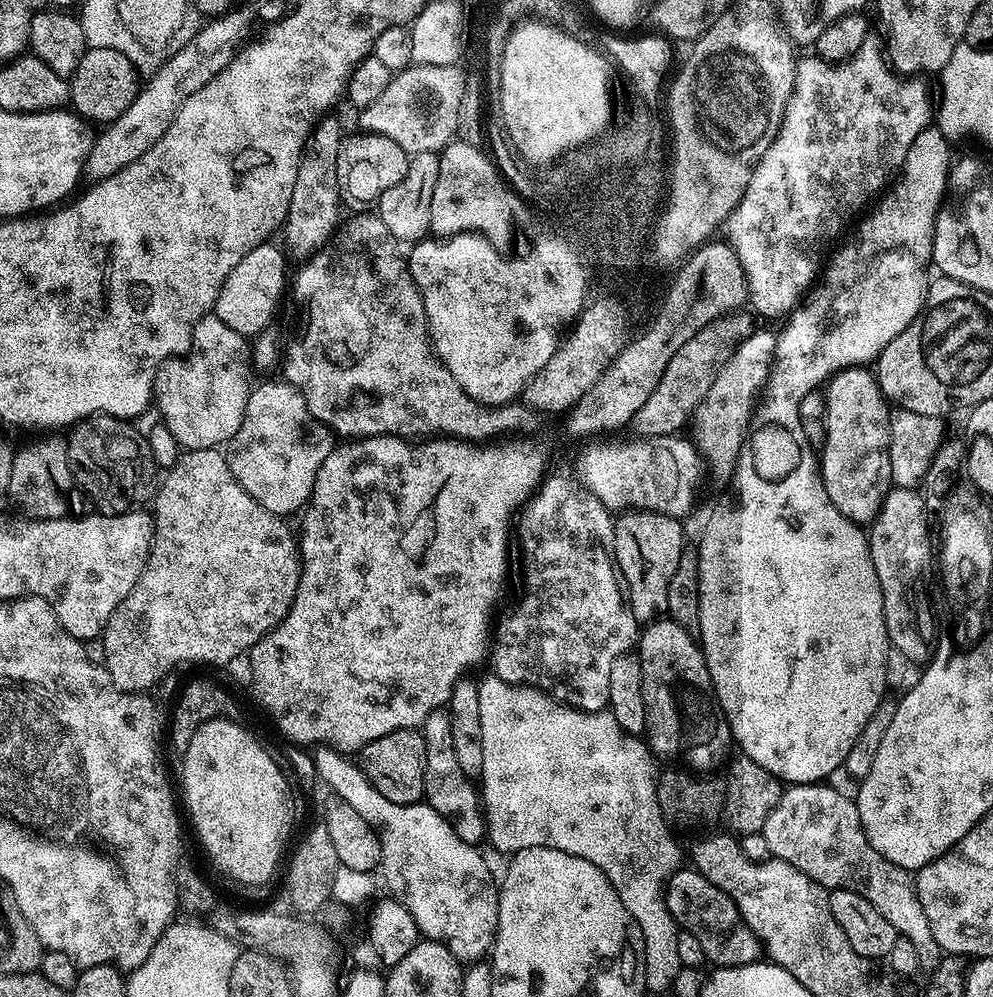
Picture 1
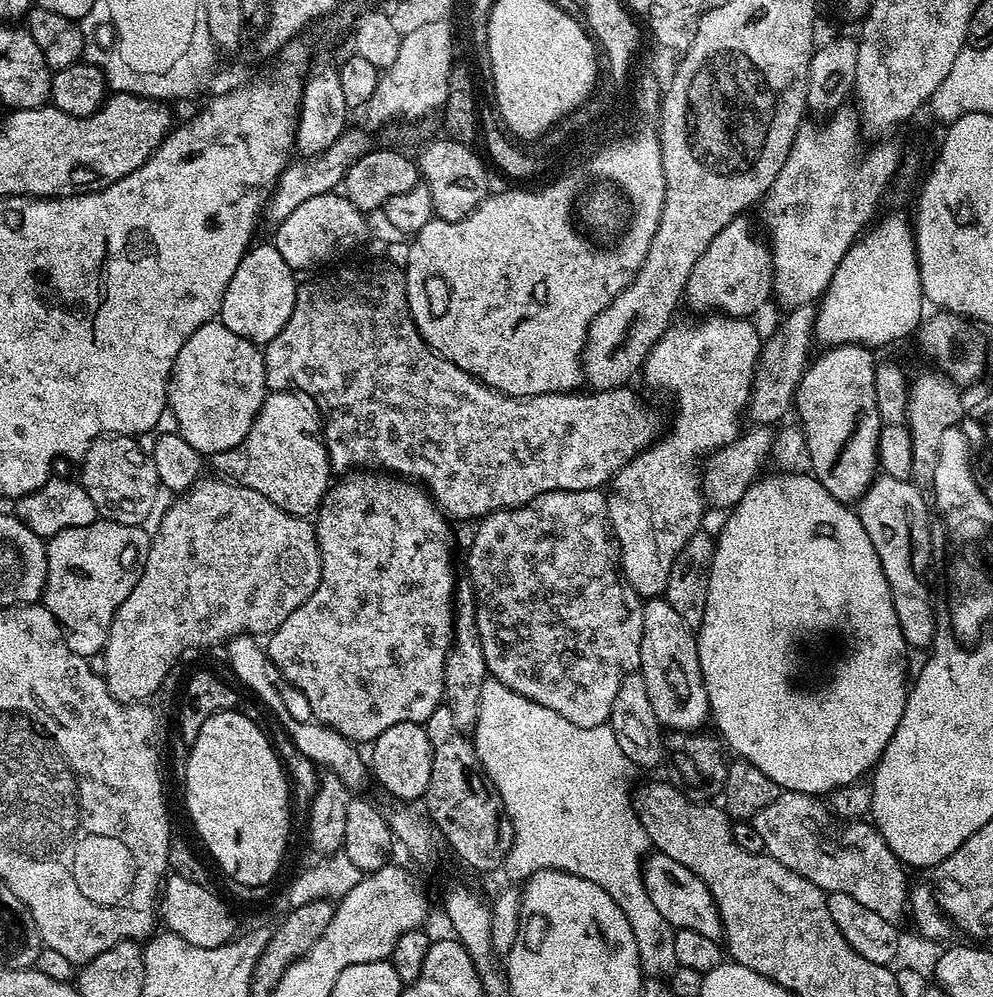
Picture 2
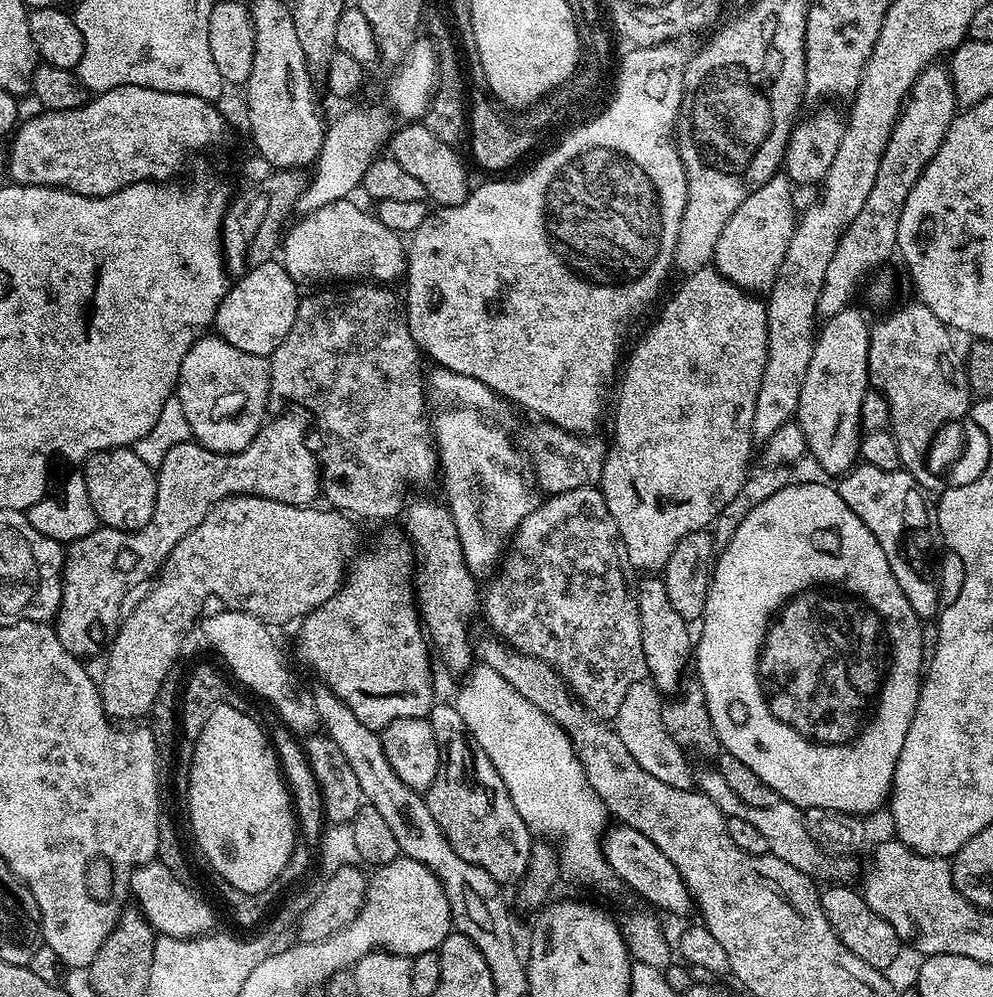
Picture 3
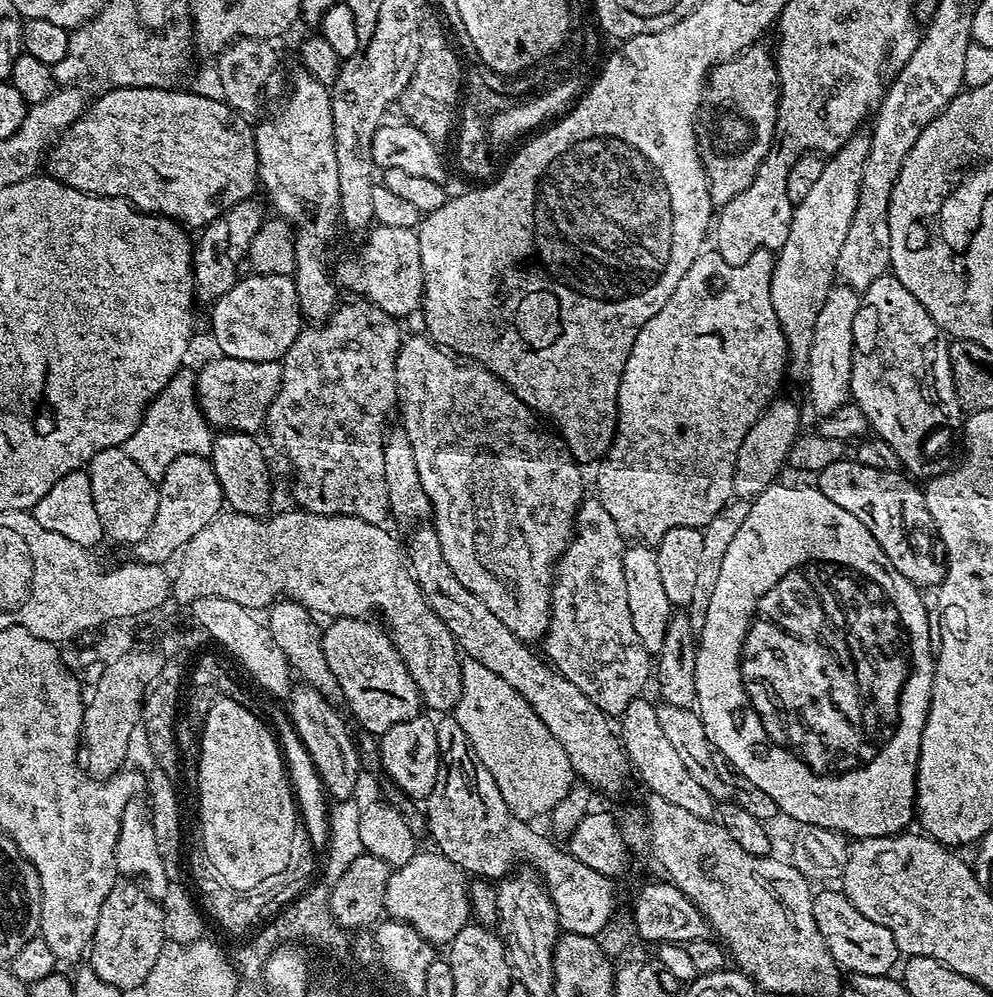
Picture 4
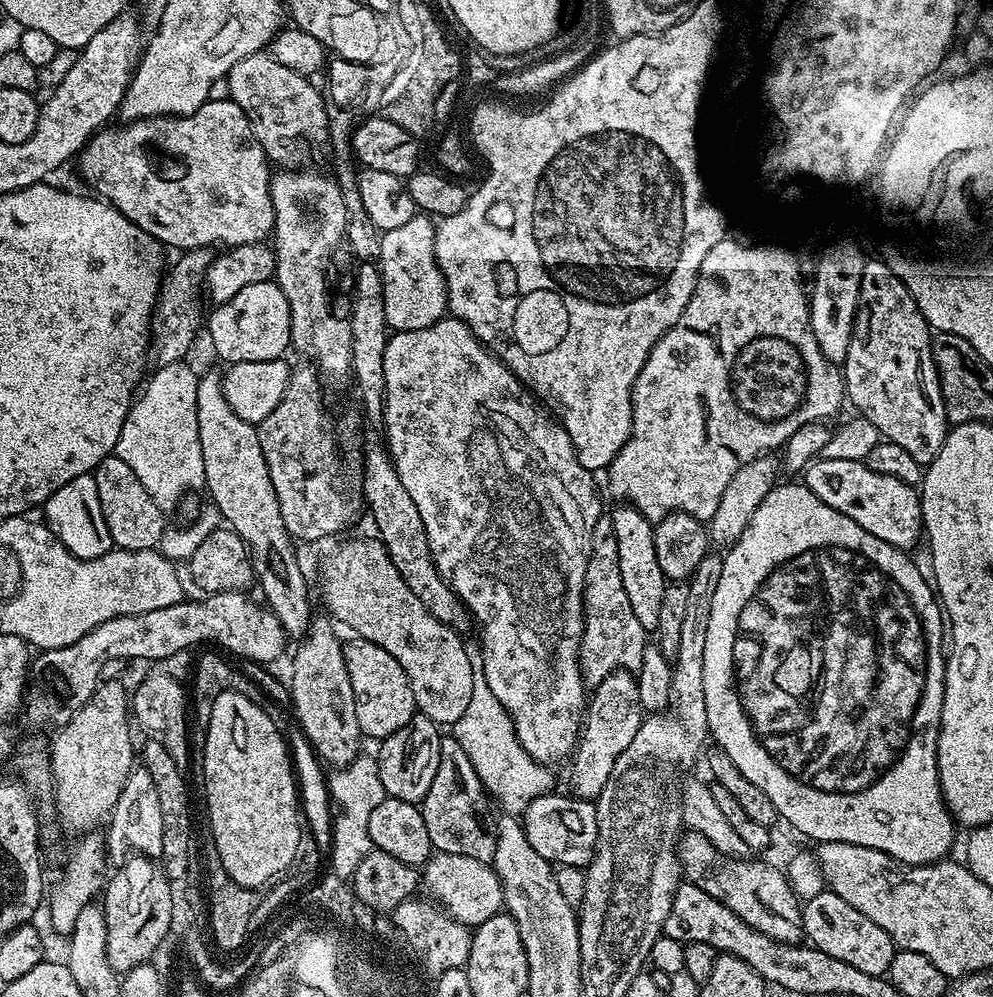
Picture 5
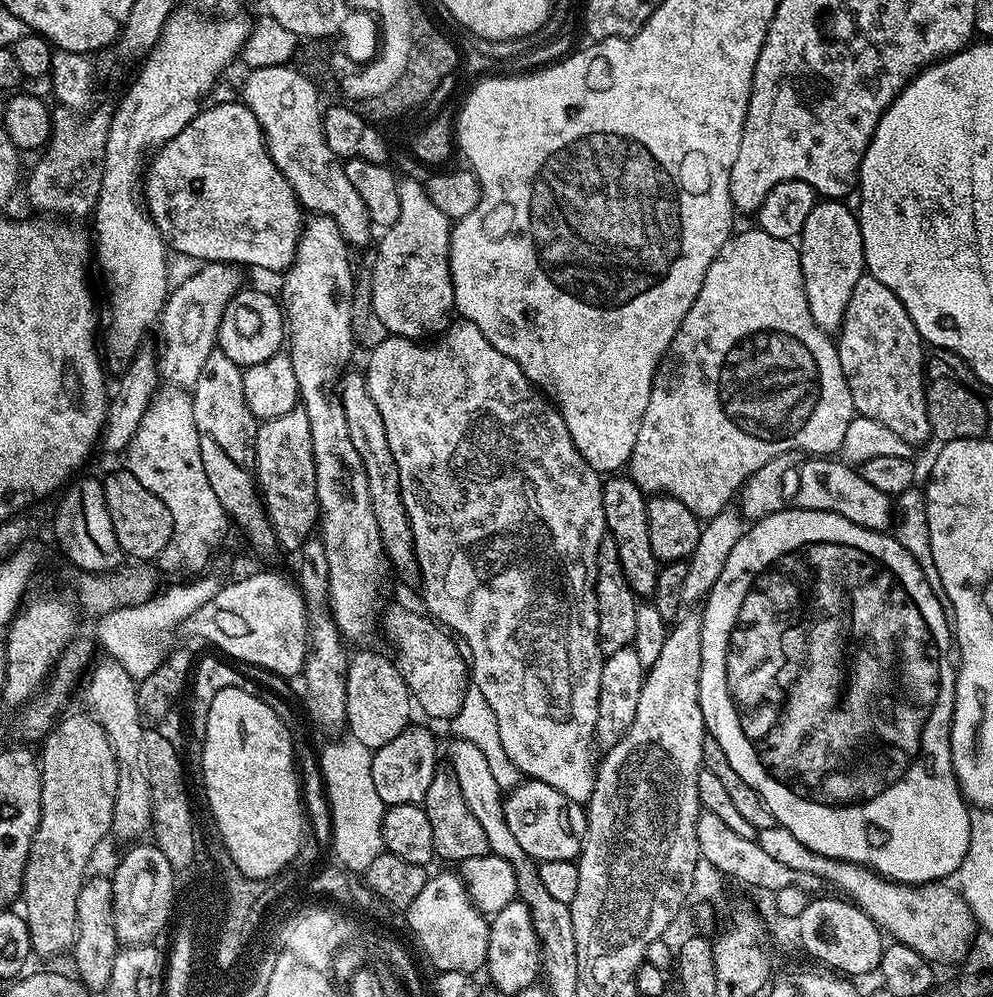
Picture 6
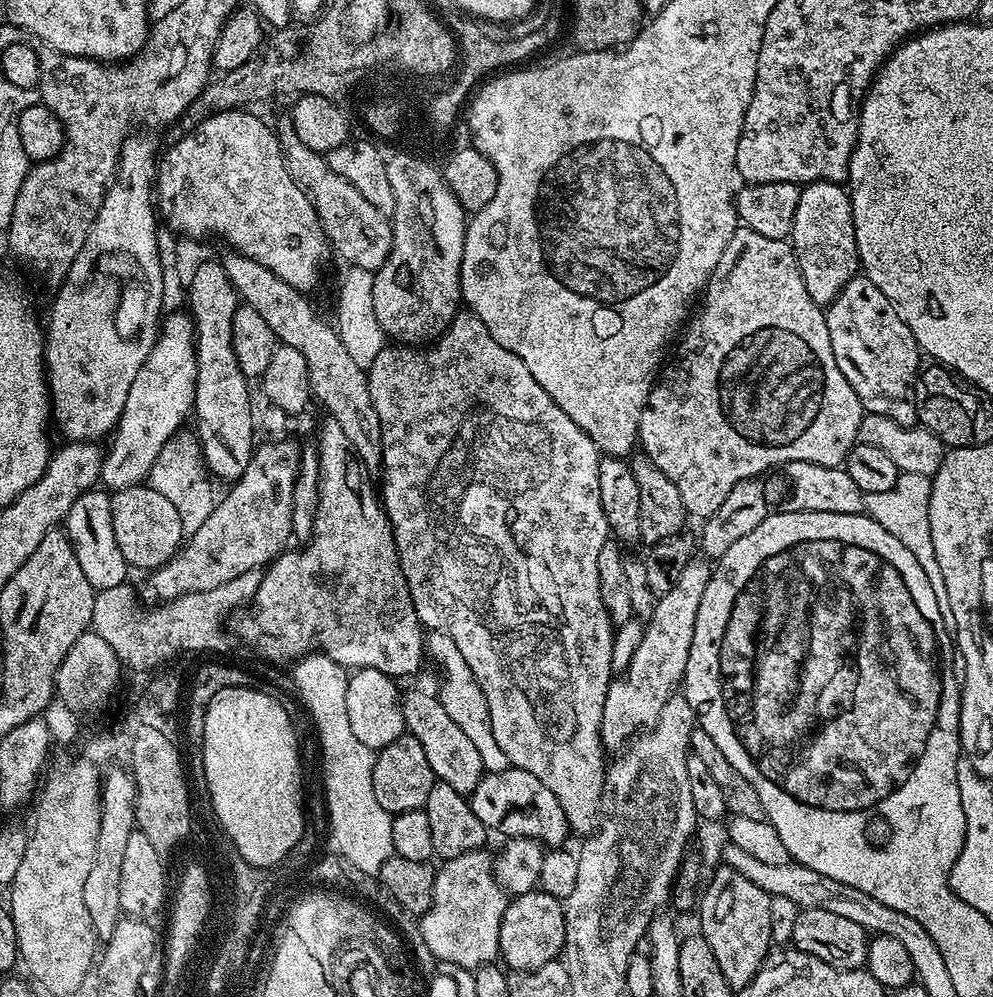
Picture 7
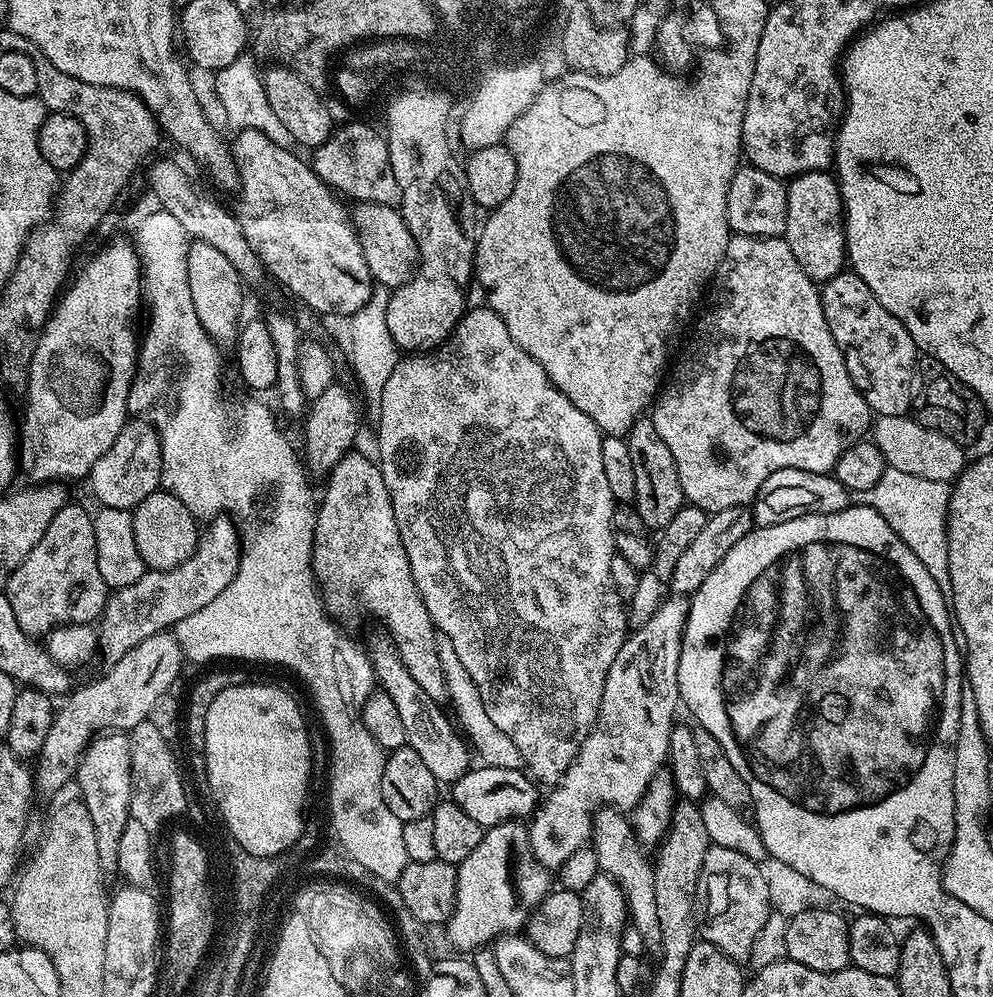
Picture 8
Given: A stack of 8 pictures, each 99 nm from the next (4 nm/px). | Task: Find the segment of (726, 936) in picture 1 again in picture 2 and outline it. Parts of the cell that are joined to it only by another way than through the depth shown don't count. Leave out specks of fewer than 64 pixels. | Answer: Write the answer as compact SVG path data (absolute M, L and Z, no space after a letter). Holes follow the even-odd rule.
M653 851L643 861L642 871L646 894L650 894L650 902L654 902L658 914L662 914L662 918L666 918L666 922L672 925L673 929L694 930L706 938L715 940L723 937L724 924L720 921L720 911L706 882L702 882L698 874L686 870L682 862L674 862L674 858L657 851Z

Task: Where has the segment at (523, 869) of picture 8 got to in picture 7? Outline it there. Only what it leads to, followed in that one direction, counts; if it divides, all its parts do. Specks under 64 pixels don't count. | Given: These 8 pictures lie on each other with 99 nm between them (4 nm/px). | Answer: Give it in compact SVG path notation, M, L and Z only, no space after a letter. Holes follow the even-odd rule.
M488 850L458 854L436 869L434 898L430 910L419 917L420 933L430 946L430 954L440 964L477 969L493 963L500 954L502 914L509 897L494 875L494 856Z

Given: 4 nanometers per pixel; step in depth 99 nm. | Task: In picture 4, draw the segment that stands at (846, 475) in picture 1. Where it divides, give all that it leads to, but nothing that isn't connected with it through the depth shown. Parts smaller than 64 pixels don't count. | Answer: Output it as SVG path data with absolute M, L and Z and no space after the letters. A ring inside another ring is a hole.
M837 283L826 294L826 302L818 314L818 322L814 322L814 342L810 346L810 354L806 371L808 371L808 396L812 399L812 408L817 417L832 415L849 403L852 387L852 359L854 358L854 314L860 308L861 293L848 285Z

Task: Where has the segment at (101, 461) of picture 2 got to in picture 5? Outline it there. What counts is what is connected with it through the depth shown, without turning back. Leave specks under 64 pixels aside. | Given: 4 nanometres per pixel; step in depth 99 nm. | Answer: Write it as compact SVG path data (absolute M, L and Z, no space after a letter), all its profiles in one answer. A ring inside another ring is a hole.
M113 454L98 465L94 475L98 486L98 502L102 502L102 514L106 518L106 526L110 526L113 545L126 551L155 549L166 532L165 513L146 492L137 474Z

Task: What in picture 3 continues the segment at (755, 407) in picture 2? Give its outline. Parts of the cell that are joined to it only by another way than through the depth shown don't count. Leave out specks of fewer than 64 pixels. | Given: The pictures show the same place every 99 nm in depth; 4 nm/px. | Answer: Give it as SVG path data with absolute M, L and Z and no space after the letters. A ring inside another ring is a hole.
M937 62L924 68L908 92L908 99L894 122L890 142L886 142L882 162L878 162L874 187L862 210L858 210L854 222L850 222L842 234L834 250L834 258L830 258L830 266L826 266L826 282L822 282L822 294L818 294L817 317L827 318L849 307L853 303L852 295L863 282L864 275L871 268L886 263L897 251L898 218L902 218L902 206L906 206L906 198L910 190L914 190L914 182L918 182L924 167L934 158L934 154L938 154L952 121L958 115L952 73L942 65Z

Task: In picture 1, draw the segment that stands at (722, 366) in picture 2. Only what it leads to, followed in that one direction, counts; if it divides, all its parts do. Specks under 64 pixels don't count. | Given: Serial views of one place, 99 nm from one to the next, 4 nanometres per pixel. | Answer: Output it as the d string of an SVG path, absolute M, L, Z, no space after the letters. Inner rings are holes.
M624 510L614 520L614 554L616 567L626 589L626 599L638 622L651 622L668 611L666 594L670 578L678 570L678 558L686 547L684 528L679 519L665 512Z

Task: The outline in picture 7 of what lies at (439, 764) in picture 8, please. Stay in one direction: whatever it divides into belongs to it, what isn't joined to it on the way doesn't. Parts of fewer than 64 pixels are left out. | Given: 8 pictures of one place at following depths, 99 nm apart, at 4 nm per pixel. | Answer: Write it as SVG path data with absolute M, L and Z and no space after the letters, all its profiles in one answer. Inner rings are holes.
M420 690L406 692L401 704L405 729L421 743L433 777L446 782L458 793L470 796L485 775L484 763L474 747L474 742L455 725L450 714L443 709L437 695L433 693L430 695Z

